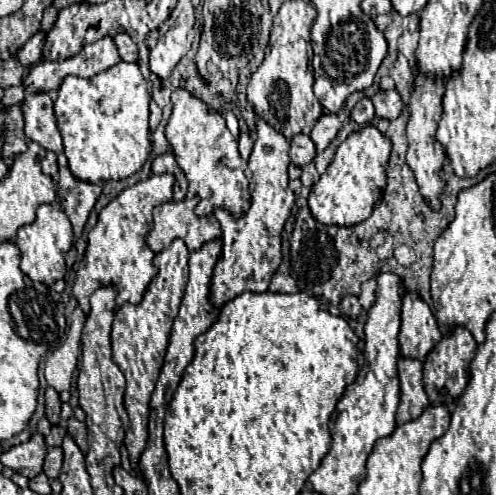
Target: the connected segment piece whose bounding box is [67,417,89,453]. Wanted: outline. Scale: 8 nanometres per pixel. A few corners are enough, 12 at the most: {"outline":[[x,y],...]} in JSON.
{"outline":[[75,417],[67,421],[67,433],[75,437],[83,453],[89,451],[87,427]]}

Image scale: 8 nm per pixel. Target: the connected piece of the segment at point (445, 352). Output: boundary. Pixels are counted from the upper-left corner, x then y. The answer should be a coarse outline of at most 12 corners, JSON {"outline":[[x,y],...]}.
{"outline":[[455,327],[423,367],[431,405],[451,405],[469,381],[477,343]]}

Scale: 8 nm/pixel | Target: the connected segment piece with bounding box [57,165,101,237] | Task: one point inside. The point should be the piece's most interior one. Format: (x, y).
(77, 197)

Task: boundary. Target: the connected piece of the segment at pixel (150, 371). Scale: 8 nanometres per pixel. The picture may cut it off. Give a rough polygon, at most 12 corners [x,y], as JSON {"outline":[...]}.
{"outline":[[181,239],[155,255],[139,305],[115,313],[113,361],[127,379],[131,467],[147,447],[149,397],[189,281]]}

